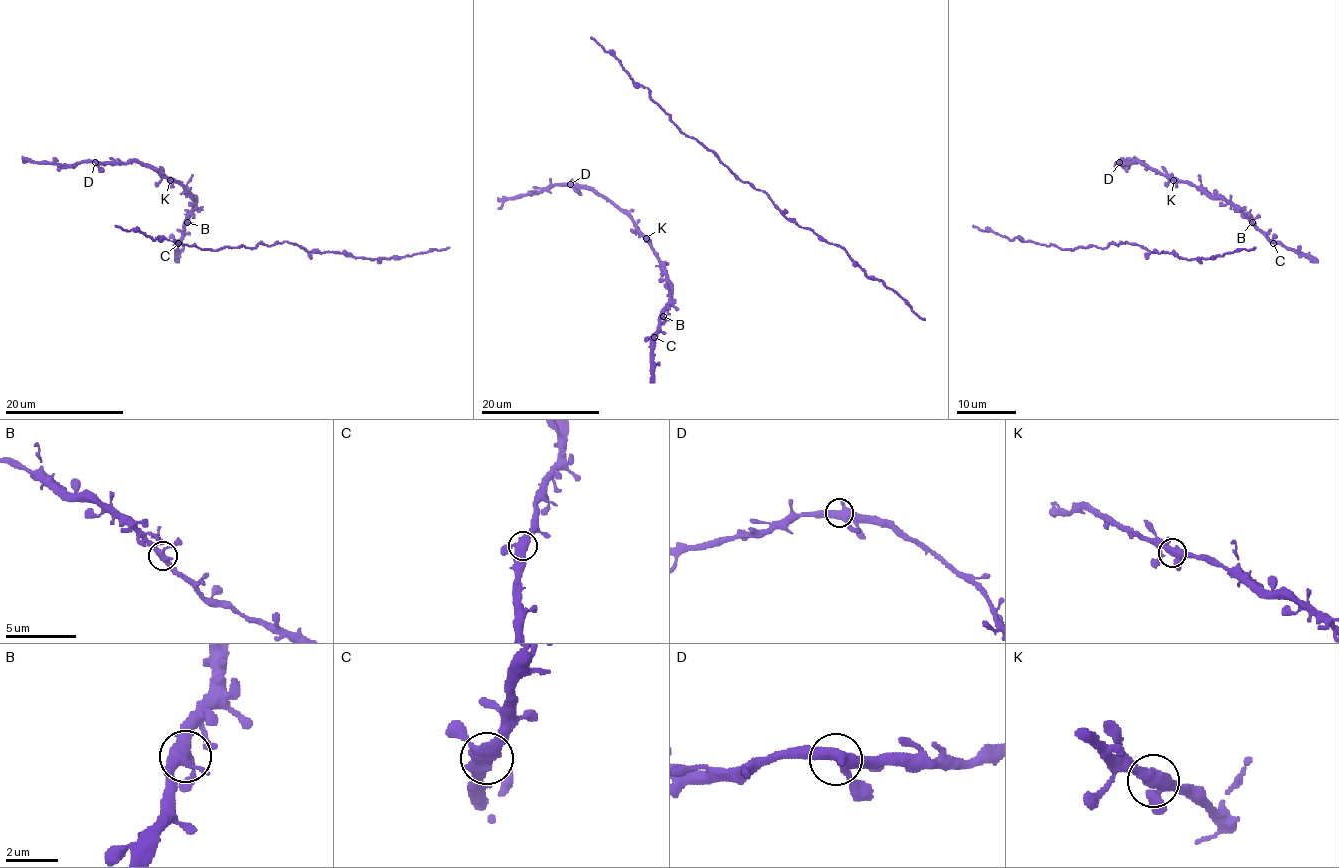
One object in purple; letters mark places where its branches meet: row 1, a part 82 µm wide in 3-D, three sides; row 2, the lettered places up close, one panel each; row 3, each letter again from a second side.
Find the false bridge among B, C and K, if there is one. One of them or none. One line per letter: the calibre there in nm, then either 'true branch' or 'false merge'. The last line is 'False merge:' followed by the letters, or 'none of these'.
B: 400 nm | true branch
C: 420 nm | true branch
K: 440 nm | true branch
False merge: none of these

